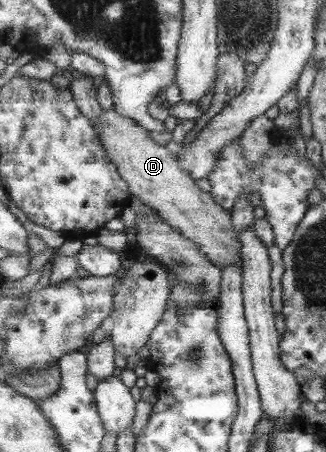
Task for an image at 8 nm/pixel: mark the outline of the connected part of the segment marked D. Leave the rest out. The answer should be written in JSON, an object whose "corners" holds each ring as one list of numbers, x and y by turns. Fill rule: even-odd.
{"corners":[[104,109,101,117,94,122,94,127,111,163,117,166,120,175,127,180,133,195,139,197,144,205,153,208,173,228,201,245,202,251,220,269,231,265,243,268,243,243,235,231,231,211,223,209,211,192,204,192,196,185,192,176,183,170,178,154,171,153,166,146,156,144,150,131,140,127,134,119,120,115,115,109]]}

